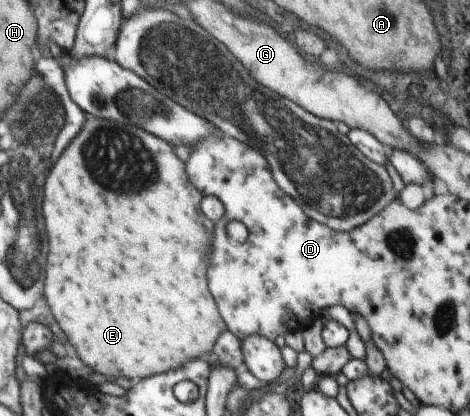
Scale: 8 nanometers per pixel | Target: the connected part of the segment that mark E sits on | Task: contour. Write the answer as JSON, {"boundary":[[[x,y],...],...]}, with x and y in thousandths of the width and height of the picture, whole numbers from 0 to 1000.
{"boundary":[[[187,274],[185,296],[177,300],[172,320],[151,339],[138,368],[123,377],[100,425],[91,522],[104,570],[104,618],[98,627],[91,726],[104,733],[117,760],[119,791],[134,793],[143,805],[147,825],[160,837],[172,868],[226,913],[266,906],[287,925],[302,911],[381,887],[406,865],[445,861],[462,810],[485,791],[445,700],[440,671],[455,577],[455,538],[428,505],[428,478],[434,474],[430,459],[406,440],[396,413],[396,392],[377,377],[368,358],[364,346],[296,303],[221,288]]]}

